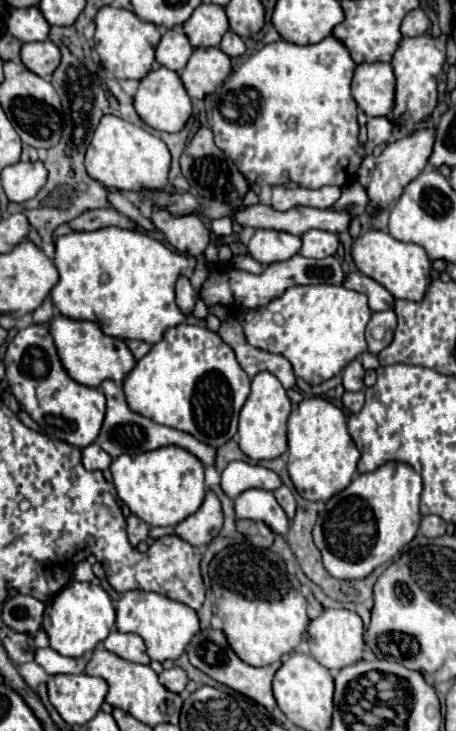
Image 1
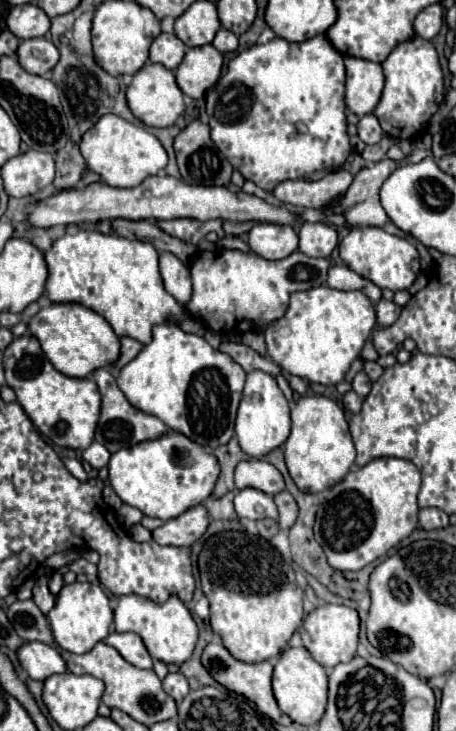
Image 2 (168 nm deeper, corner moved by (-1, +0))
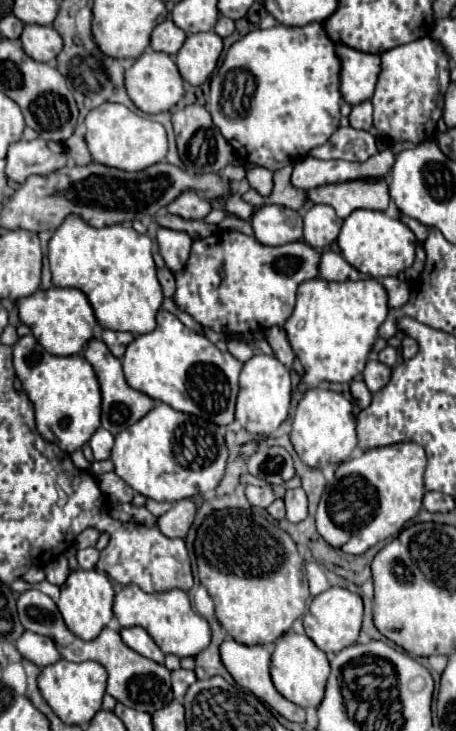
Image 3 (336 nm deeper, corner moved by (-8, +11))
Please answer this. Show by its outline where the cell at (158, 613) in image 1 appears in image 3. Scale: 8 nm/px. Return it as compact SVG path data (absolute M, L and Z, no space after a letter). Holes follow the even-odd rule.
M126 585L120 593L116 593L114 615L120 627L144 627L164 653L172 653L180 659L198 655L210 643L208 621L192 609L190 597L182 589L172 589L168 593L144 593L136 585Z

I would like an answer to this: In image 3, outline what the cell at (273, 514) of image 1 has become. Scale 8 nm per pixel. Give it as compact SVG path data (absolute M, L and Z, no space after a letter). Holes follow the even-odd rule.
M246 485L246 497L248 497L250 505L262 507L262 509L268 509L276 501L276 495L274 495L274 491L272 491L270 485L264 485L264 487Z

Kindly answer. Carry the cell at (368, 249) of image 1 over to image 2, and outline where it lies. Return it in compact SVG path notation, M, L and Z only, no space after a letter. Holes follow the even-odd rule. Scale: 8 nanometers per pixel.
M375 226L351 228L347 236L339 242L339 256L355 274L371 280L379 288L389 288L393 292L407 290L415 282L415 276L419 274L417 248L409 240L387 234L383 228Z

